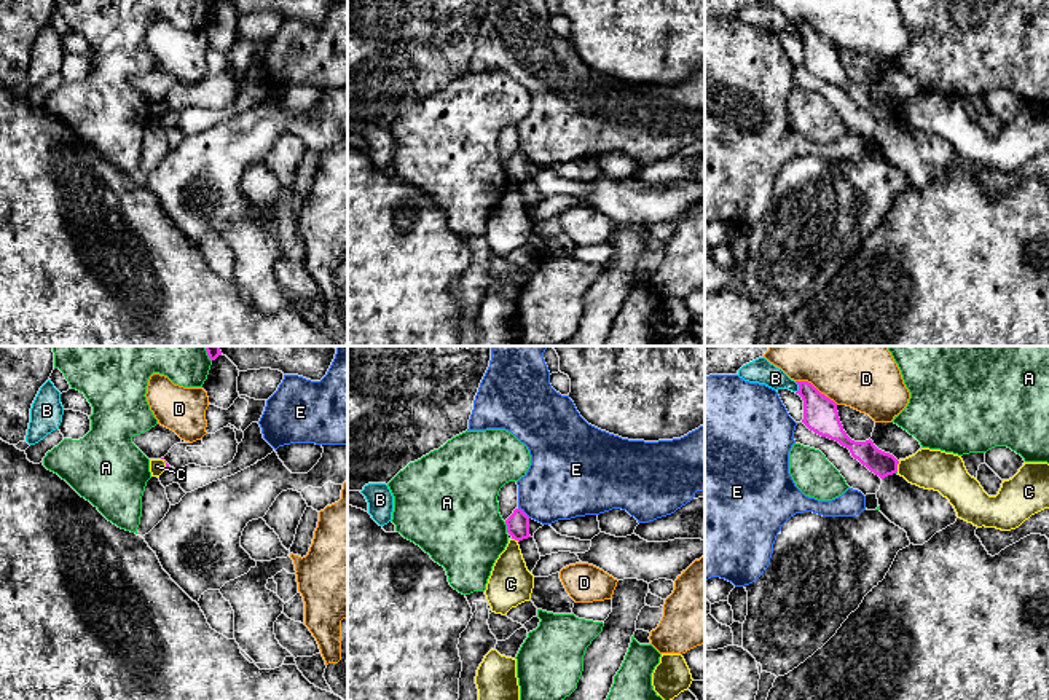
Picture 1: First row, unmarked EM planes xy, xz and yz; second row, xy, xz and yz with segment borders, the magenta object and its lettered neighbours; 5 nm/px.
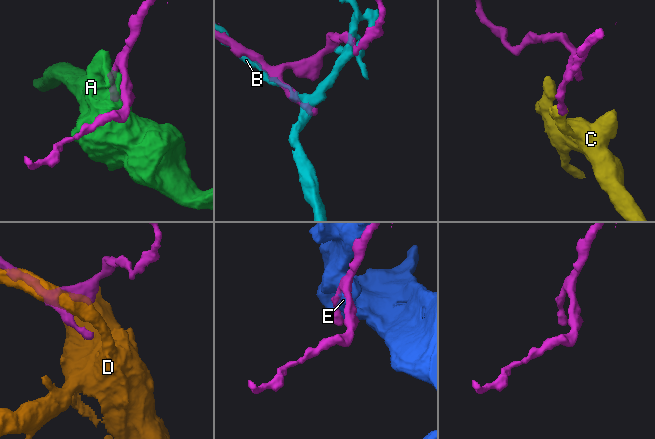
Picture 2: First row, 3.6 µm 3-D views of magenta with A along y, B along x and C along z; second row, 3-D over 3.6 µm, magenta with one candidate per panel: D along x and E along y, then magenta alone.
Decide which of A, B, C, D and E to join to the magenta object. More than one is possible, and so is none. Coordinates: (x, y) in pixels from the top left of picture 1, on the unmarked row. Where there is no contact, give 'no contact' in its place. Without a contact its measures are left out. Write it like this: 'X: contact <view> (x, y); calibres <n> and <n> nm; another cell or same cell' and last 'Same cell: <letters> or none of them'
A: contact xz (507, 169); calibres 110 and 420 nm; another cell
B: contact yz (799, 31); calibres 180 and 120 nm; another cell
C: contact yz (896, 109); calibres 120 and 200 nm; another cell
D: contact yz (815, 31); calibres 180 and 280 nm; another cell
E: contact xz (523, 155); calibres 110 and 360 nm; another cell
Same cell: none of them

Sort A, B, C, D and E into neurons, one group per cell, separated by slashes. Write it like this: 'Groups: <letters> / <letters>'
Groups: A / B / C / D / E

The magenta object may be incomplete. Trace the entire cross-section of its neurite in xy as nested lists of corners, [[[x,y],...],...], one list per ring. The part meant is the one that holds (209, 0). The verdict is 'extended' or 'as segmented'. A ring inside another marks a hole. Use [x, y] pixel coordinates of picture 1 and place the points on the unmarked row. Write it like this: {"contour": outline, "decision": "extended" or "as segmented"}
{"contour": [[[209,0],[212,3],[202,32],[207,35],[209,46],[228,53],[239,40],[238,10],[228,0]]], "decision": "extended"}

